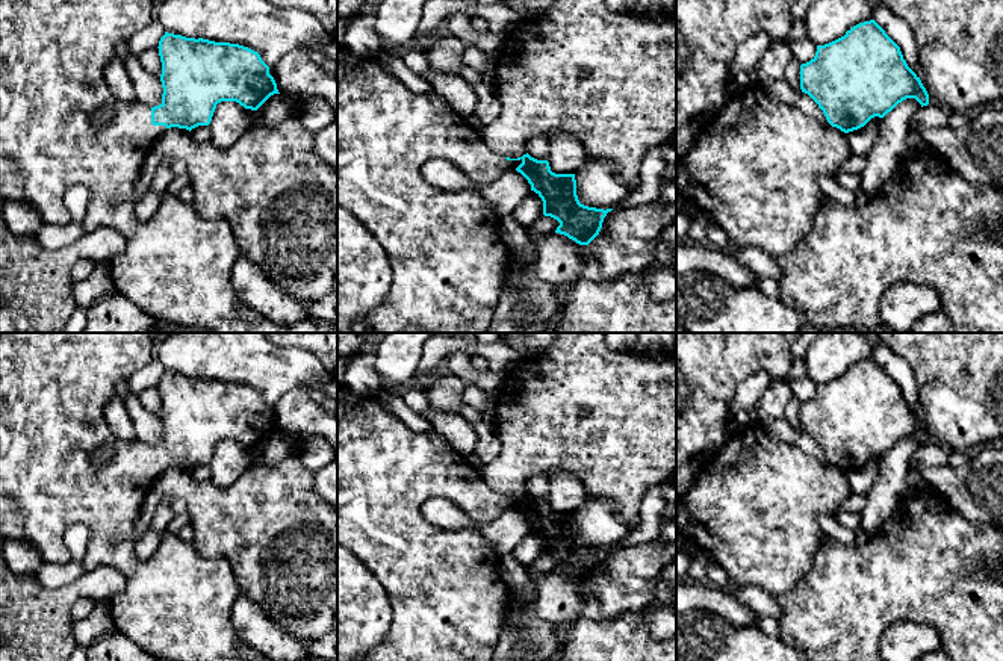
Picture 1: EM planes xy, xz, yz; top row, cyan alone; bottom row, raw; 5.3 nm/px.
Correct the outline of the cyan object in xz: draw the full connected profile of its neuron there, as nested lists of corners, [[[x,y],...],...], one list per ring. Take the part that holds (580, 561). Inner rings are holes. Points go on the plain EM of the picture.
[[[337,384],[337,545],[348,548],[380,581],[387,593],[392,607],[392,622],[383,643],[369,650],[357,661],[490,661],[495,647],[502,634],[502,623],[510,619],[511,613],[511,587],[501,576],[501,554],[498,554],[492,543],[483,535],[481,528],[495,522],[504,513],[516,508],[520,511],[543,540],[543,554],[551,555],[560,561],[555,572],[564,573],[579,584],[588,584],[601,570],[604,557],[613,548],[596,548],[579,542],[576,534],[575,513],[555,513],[551,510],[548,499],[537,499],[528,492],[517,498],[504,496],[493,492],[480,476],[480,467],[470,463],[466,455],[460,455],[431,425],[425,433],[411,431],[401,419],[386,411],[383,405],[372,395],[360,395],[343,384]],[[434,498],[445,498],[452,501],[470,520],[467,526],[446,529],[430,523],[422,516],[422,505]]]

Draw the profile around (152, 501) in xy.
[[[150,490],[148,495],[145,496],[144,504],[141,507],[141,514],[133,529],[133,535],[136,540],[150,528],[154,513],[160,505],[160,501],[162,501],[160,496],[153,490]]]

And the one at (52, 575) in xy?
[[[83,523],[70,525],[64,532],[64,540],[71,552],[71,560],[68,563],[44,563],[35,573],[39,584],[50,590],[59,590],[85,573],[82,555],[86,551],[89,529]]]

